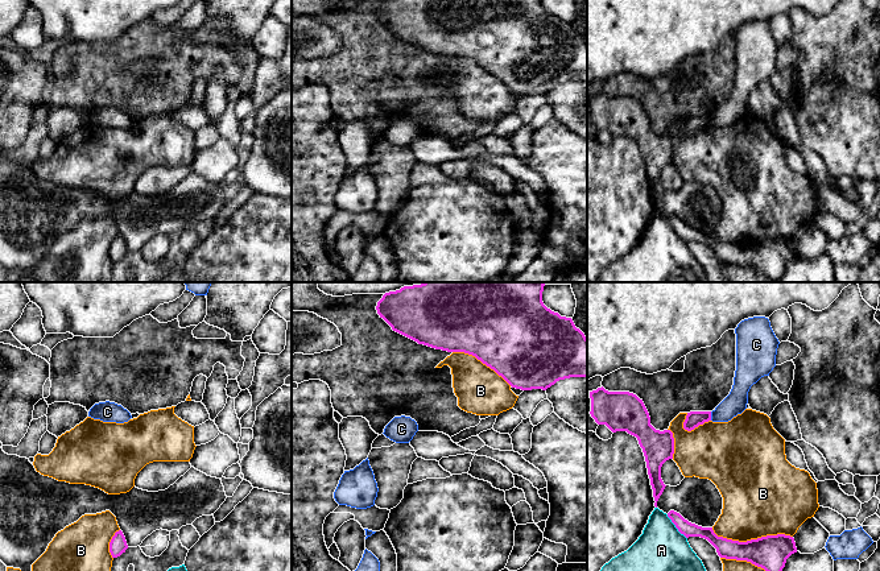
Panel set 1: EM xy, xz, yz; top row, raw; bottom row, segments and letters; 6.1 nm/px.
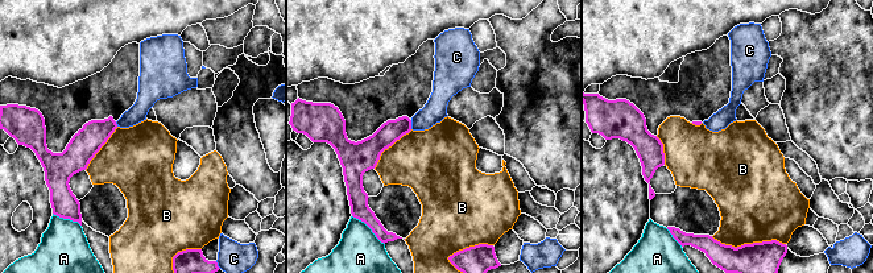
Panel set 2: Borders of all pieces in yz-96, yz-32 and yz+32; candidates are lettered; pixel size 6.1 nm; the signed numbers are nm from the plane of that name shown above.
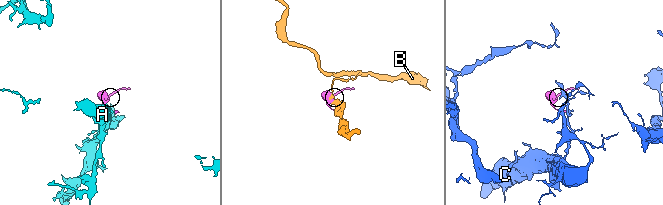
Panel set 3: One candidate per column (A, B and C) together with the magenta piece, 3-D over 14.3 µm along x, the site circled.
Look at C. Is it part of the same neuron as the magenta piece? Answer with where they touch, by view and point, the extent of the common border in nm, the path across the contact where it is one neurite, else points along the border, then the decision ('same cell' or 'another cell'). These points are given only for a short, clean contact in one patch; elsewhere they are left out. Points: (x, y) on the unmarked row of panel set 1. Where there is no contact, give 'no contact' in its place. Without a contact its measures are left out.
meets magenta in yz at (710, 120); contact 60 nm long; another cell

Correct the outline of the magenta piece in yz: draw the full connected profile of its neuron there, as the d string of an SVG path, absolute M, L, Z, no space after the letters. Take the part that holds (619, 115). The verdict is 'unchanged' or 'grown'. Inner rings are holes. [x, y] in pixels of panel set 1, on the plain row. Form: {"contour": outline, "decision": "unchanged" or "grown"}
{"contour": "M603 91L590 96L591 121L598 129L606 129L612 137L627 136L637 142L643 153L654 211L665 194L661 183L662 169L673 164L674 142L670 135L656 135L650 129L649 117L636 99L629 96L608 96Z", "decision": "unchanged"}

